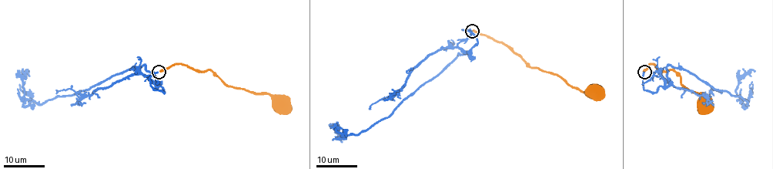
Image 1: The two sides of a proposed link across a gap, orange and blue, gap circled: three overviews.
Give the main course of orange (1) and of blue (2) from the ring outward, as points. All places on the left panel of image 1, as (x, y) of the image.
1: (159, 71), (181, 63), (195, 69), (211, 69), (228, 86), (267, 92), (282, 102)
2: (158, 72), (149, 78), (150, 86), (165, 92), (141, 65), (36, 104), (24, 98), (23, 75), (29, 71)

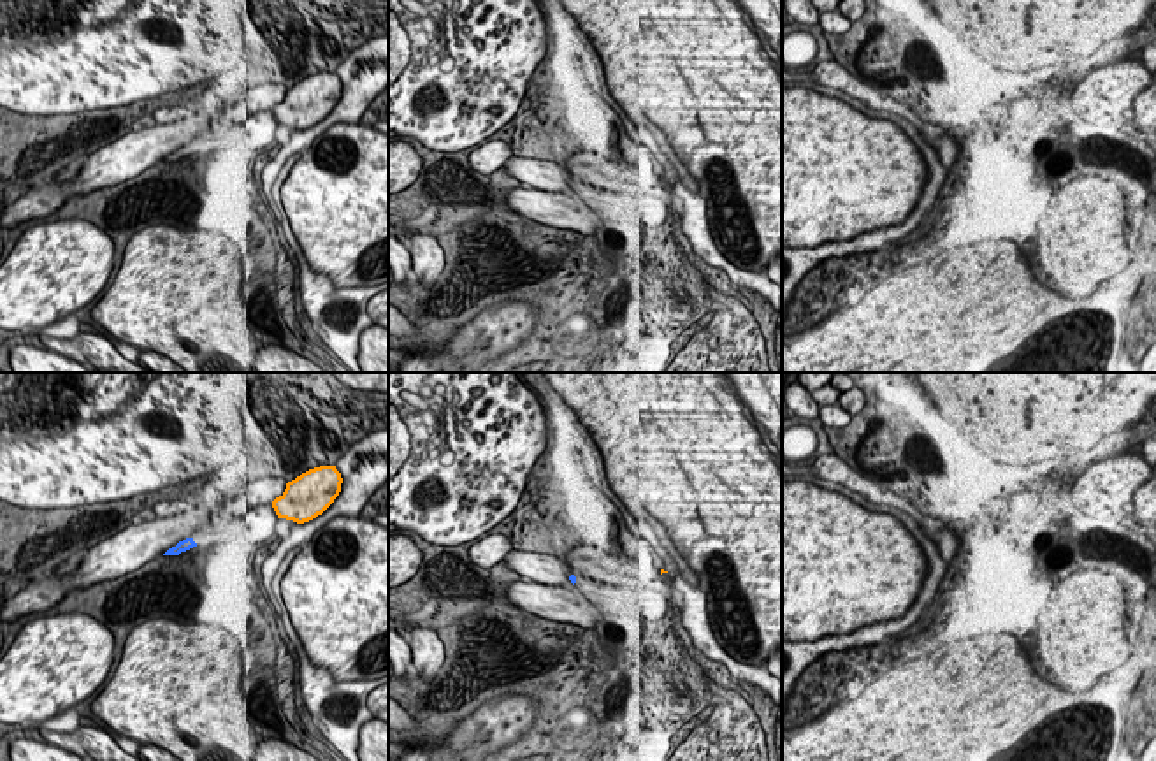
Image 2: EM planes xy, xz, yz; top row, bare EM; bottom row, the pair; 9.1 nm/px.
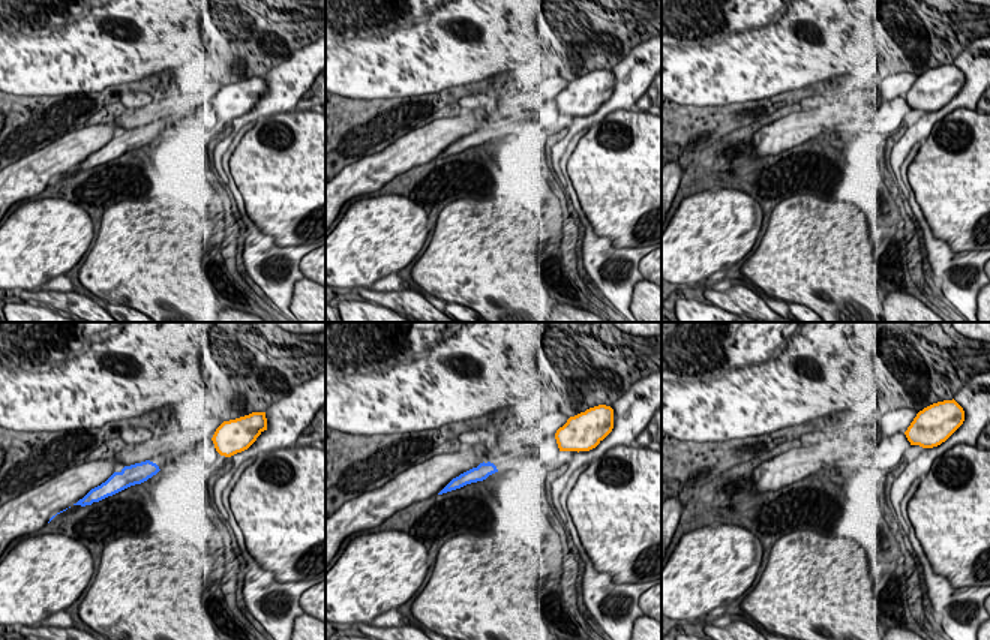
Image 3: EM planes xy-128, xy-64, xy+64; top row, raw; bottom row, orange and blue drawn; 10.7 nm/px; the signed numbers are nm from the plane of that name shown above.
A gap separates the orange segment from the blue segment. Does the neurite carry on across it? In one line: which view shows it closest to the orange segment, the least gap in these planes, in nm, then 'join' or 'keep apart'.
view xy; gap 800 nm; keep apart

